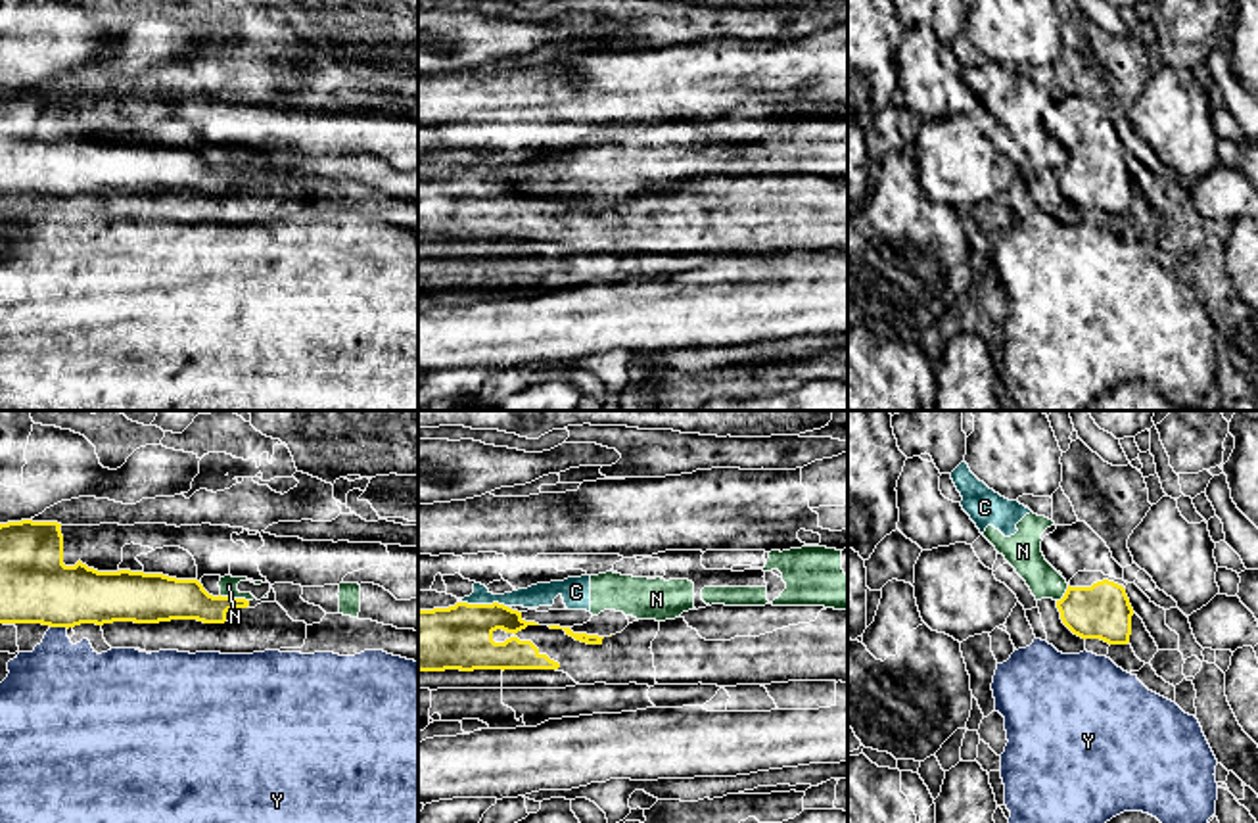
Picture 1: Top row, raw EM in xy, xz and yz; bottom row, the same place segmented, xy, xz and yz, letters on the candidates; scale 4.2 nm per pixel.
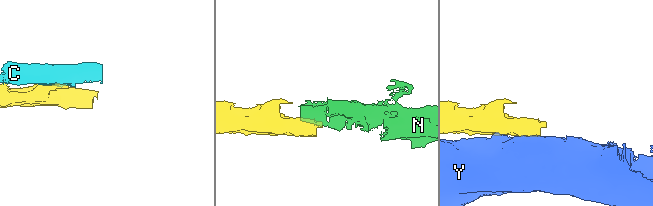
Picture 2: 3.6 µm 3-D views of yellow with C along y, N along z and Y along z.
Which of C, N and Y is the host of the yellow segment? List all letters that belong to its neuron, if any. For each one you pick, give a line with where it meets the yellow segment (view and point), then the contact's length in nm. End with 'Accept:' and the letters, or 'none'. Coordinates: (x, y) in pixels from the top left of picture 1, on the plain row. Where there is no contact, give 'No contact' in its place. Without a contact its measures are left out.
Accept: none

